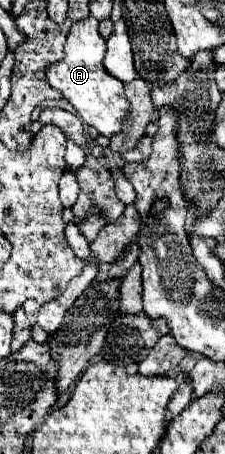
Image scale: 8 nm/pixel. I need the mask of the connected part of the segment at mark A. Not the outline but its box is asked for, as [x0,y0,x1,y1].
[47,16,131,138]

